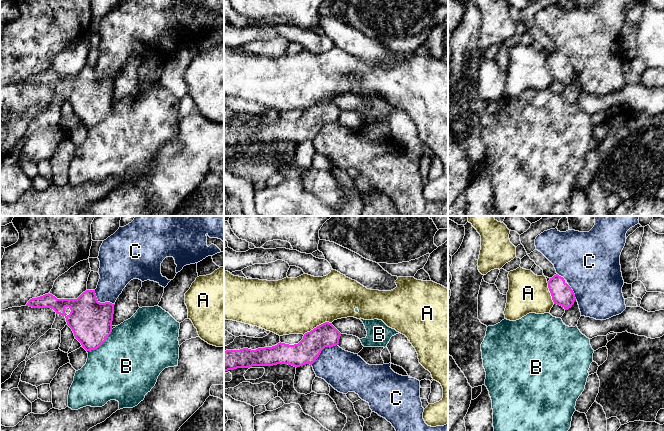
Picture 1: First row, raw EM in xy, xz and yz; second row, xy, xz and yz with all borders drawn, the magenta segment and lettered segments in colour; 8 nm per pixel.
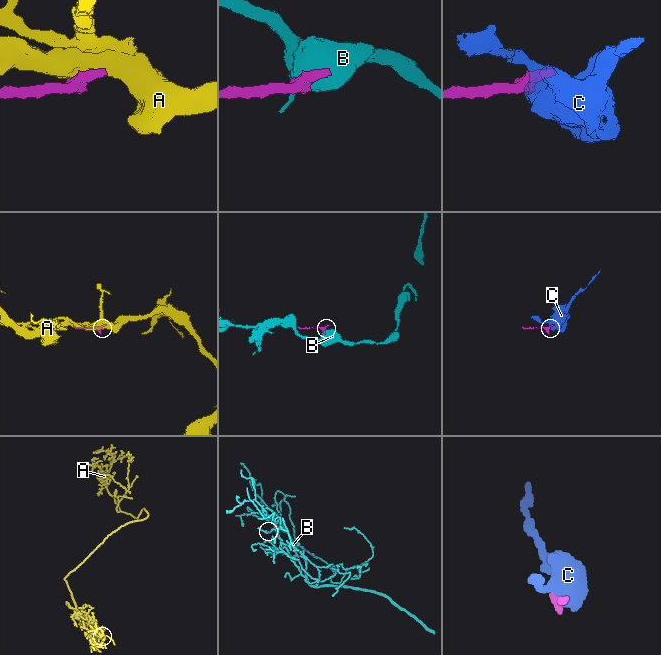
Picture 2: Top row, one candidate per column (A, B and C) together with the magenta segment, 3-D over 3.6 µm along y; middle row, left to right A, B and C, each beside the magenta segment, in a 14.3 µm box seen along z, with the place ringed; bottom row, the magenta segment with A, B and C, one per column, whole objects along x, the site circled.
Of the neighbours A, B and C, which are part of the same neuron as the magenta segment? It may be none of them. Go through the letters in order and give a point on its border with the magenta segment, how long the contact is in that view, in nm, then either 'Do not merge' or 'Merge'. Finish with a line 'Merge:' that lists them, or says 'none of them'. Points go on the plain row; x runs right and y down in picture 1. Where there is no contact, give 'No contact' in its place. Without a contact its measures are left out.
A: Touches magenta at xz (317, 102). Shared border 260 nm. Do not merge
B: Touches magenta at xy (101, 120). Shared border 280 nm. Do not merge
C: Touches magenta at xz (322, 125). Shared border 280 nm. Do not merge
Merge: none of them

